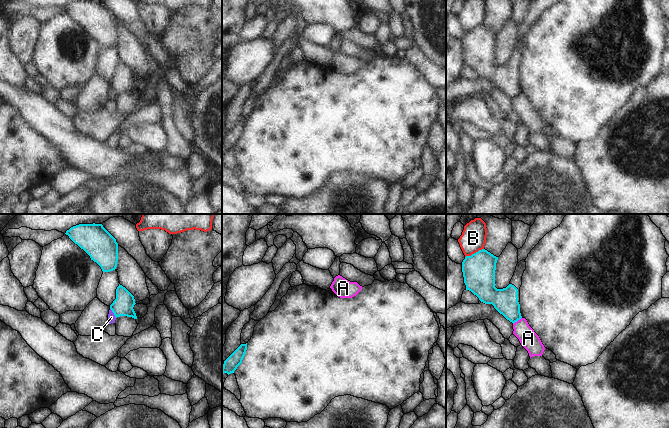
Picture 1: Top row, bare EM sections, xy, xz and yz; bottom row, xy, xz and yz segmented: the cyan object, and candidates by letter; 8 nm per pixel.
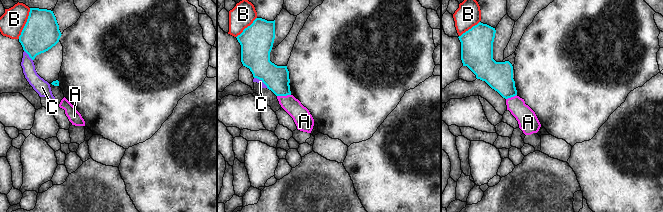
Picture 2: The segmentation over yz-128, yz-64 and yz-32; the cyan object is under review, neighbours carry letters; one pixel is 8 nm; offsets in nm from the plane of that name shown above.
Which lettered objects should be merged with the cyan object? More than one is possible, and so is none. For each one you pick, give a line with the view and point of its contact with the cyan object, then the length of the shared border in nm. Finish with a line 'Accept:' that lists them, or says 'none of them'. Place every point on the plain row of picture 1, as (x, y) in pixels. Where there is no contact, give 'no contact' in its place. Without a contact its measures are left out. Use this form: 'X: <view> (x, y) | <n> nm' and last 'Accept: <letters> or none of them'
Accept: none of them

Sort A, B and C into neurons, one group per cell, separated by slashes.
A C / B

